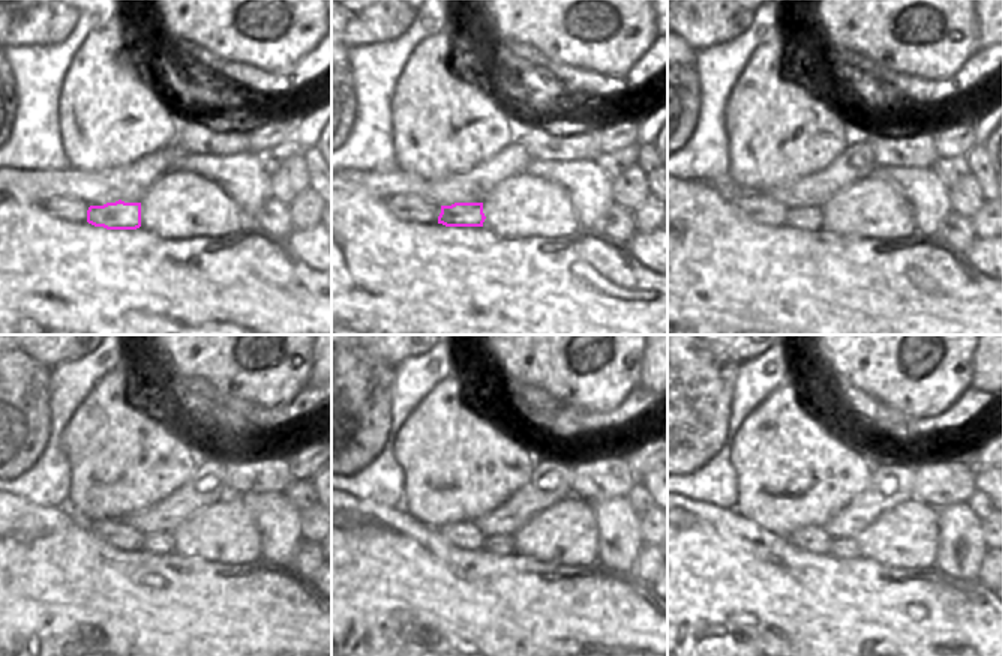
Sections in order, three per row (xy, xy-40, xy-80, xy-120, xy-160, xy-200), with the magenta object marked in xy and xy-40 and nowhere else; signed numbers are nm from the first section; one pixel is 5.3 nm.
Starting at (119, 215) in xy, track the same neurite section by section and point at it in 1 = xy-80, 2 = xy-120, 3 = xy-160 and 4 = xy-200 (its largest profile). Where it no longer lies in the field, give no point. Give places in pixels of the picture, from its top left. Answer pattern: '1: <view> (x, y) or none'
1: xy-80 (804, 216)
2: xy-120 (153, 542)
3: xy-160 (501, 545)
4: xy-200 (840, 548)

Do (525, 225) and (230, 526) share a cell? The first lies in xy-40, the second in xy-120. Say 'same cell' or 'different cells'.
same cell

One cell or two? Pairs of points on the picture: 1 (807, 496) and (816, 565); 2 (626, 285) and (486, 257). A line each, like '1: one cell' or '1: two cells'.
1: two cells
2: one cell

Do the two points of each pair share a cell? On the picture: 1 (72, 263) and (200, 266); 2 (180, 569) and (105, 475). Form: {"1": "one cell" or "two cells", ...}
{"1": "one cell", "2": "two cells"}

